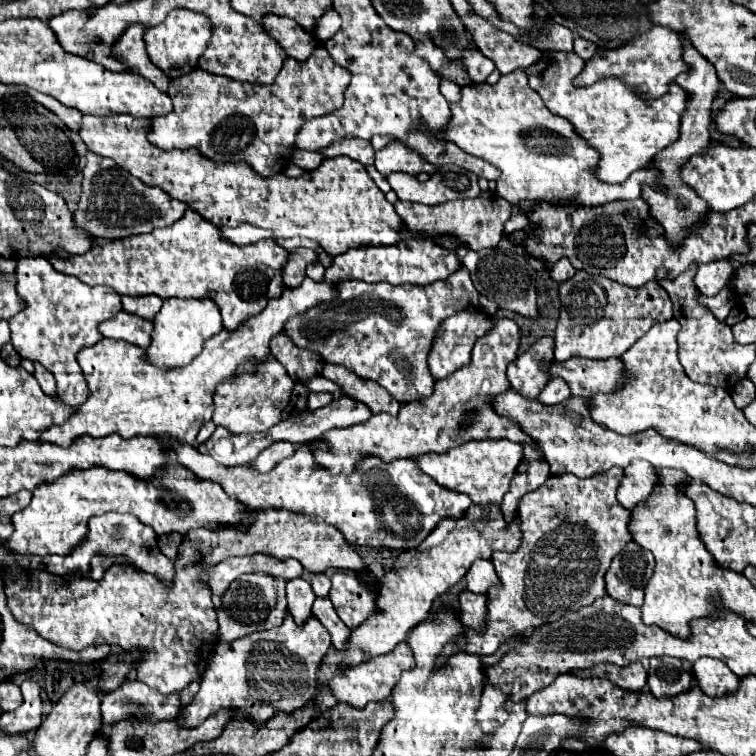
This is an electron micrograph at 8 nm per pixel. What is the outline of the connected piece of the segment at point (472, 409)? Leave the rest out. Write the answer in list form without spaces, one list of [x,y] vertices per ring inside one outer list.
[[[496,318],[494,328],[486,336],[478,338],[478,342],[474,344],[470,364],[462,366],[448,378],[438,380],[430,398],[404,402],[398,416],[380,412],[374,414],[368,422],[324,434],[316,442],[312,442],[312,448],[316,450],[316,462],[332,470],[332,474],[350,474],[354,470],[356,458],[362,458],[364,454],[376,454],[384,458],[384,462],[390,462],[394,458],[446,452],[454,446],[488,438],[506,438],[510,442],[528,444],[538,450],[538,444],[532,442],[532,438],[528,438],[528,434],[524,434],[524,430],[520,430],[516,422],[500,416],[492,406],[492,400],[498,394],[508,392],[510,388],[506,366],[516,360],[520,340],[522,330],[514,320]]]

